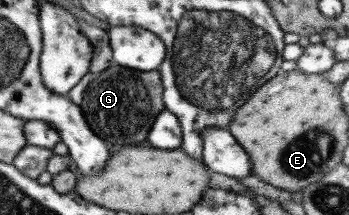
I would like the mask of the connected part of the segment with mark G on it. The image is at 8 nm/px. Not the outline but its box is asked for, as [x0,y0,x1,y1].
[78,64,164,147]

